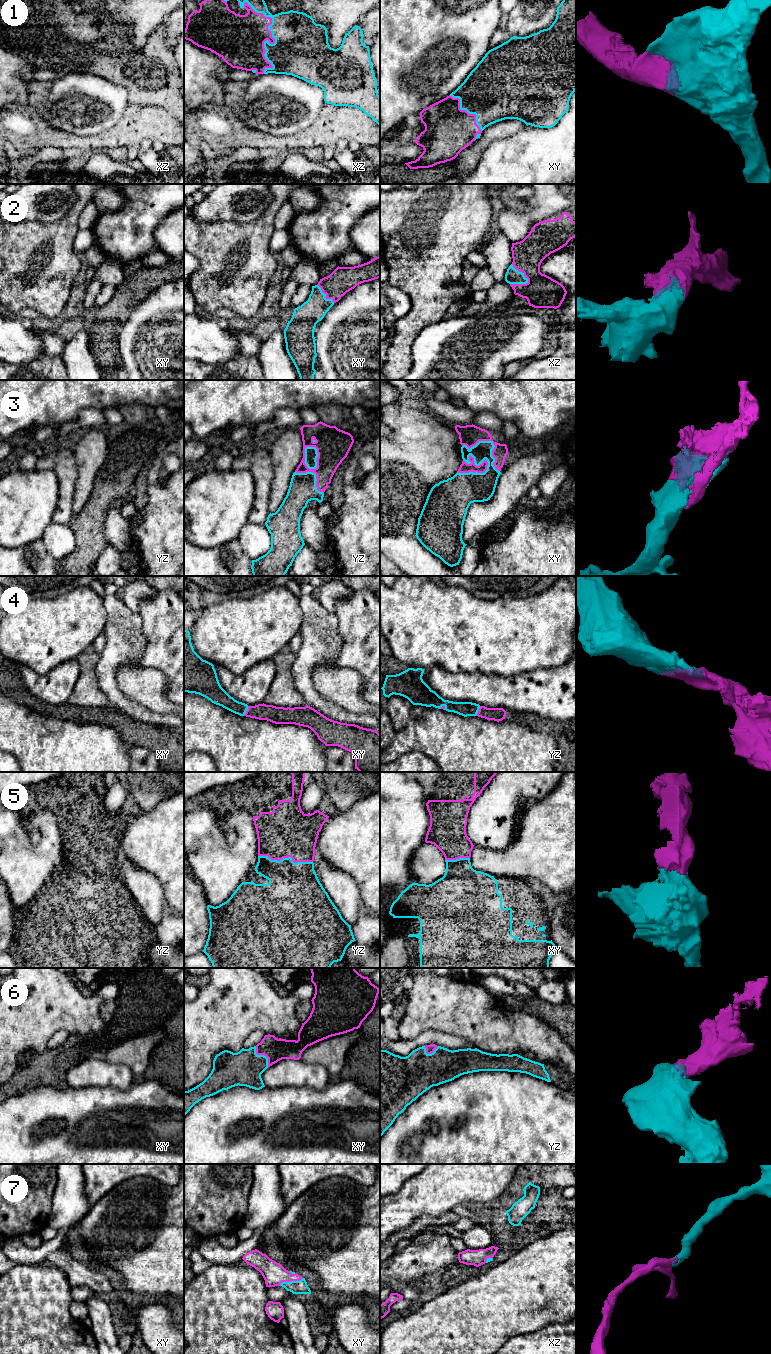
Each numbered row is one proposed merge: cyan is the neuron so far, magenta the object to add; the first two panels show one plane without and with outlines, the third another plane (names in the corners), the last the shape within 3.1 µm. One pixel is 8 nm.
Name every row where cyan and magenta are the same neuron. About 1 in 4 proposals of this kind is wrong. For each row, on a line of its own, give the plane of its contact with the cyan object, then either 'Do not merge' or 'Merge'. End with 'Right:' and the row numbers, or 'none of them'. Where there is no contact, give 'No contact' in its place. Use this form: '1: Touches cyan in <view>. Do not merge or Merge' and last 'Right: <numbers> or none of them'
1: Touches cyan in xz. Merge
2: Touches cyan in xz. Merge
3: Touches cyan in xy. Merge
4: Touches cyan in xy. Merge
5: Touches cyan in yz. Merge
6: Touches cyan in xy. Merge
7: Touches cyan in xy. Merge
Right: 1, 2, 3, 4, 5, 6, 7

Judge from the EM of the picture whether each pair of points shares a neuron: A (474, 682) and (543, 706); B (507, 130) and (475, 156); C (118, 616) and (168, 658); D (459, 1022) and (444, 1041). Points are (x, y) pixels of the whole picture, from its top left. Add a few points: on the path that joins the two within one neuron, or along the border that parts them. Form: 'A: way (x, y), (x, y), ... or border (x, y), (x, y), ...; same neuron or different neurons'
A: way (491, 691), (526, 693); same neuron
B: way (498, 130), (493, 132), (478, 147); same neuron
C: border (142, 617), (145, 645), (137, 662); different neurons
D: border (427, 1029), (435, 1029), (453, 1034), (472, 1043); different neurons

